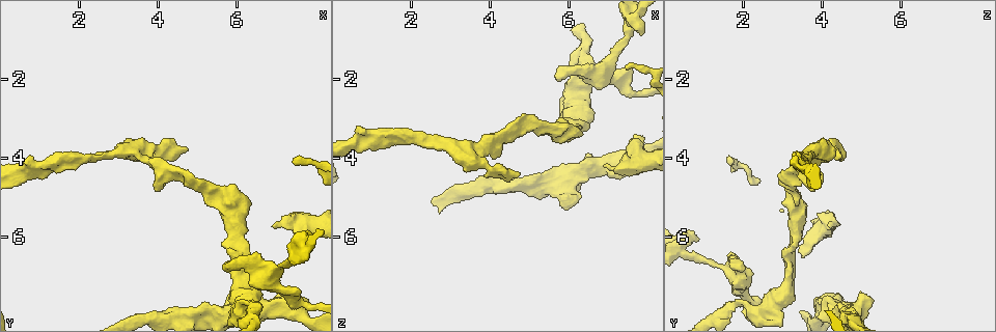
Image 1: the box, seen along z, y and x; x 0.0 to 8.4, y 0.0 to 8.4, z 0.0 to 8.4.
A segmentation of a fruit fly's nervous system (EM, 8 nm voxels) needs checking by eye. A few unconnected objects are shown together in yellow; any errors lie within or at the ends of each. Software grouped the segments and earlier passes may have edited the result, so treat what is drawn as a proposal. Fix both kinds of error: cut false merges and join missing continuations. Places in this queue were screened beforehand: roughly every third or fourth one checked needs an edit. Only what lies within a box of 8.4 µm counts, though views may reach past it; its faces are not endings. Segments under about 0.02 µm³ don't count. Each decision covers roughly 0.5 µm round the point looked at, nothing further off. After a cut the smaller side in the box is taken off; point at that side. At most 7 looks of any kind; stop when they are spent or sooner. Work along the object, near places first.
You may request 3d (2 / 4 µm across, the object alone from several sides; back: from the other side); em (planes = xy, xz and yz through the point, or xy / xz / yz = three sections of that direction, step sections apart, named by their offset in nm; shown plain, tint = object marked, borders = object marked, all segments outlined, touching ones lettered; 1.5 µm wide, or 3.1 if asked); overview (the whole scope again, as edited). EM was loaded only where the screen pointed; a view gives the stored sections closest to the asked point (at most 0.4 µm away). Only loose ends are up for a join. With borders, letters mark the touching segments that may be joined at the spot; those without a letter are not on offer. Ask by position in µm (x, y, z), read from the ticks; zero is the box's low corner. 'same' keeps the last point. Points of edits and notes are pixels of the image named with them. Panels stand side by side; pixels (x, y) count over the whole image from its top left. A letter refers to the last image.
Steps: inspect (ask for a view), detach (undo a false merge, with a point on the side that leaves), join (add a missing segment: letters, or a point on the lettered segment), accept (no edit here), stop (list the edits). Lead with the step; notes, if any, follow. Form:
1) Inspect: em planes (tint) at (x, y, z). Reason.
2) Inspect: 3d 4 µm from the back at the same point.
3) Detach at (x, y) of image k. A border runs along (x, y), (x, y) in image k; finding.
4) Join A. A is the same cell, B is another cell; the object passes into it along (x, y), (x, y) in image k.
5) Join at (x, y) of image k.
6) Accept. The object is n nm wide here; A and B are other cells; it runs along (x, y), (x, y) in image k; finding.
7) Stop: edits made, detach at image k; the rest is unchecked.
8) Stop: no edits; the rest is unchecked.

Inspect: 3d 4 µm at (3.95, 4.85, 3.85). Free end.

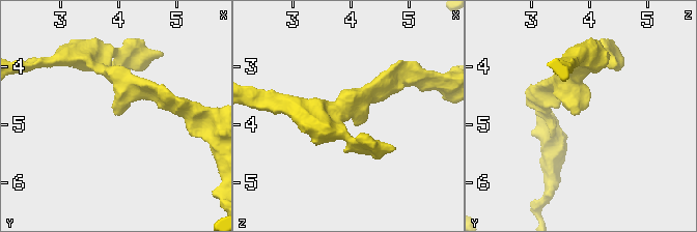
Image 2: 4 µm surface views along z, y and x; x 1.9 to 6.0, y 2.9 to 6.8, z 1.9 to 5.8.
Inspect: em planes (borders) at (3.95, 4.85, 3.85). Now the EM.

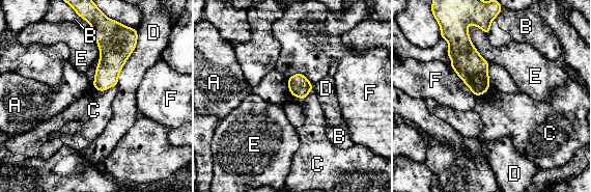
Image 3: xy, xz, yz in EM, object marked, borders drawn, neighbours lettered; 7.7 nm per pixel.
Accept. The object is 150 nm wide here; A, B, C, D, E and F are other cells; a border runs along (312, 88), (305, 98), (290, 94) in image 3; none of them fits.

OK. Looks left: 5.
Inspect: 3d 4 µm at (6.25, 7.55, 5.05). An open end.

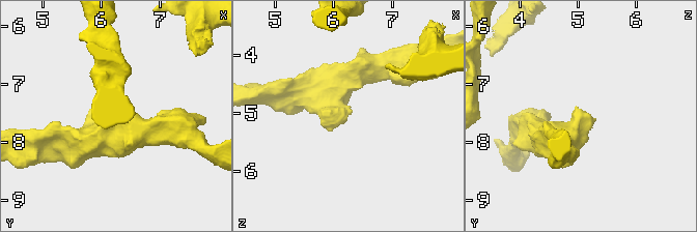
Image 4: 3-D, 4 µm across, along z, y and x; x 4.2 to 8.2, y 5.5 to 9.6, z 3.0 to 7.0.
Inspect: em xy step 8 (tint) at (6.30, 7.60, 5.05).

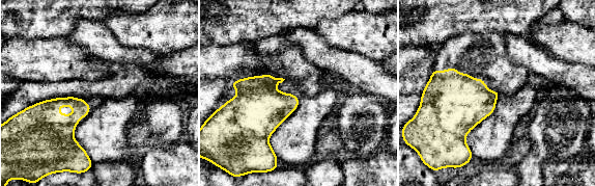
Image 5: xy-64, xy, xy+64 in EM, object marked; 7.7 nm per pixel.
Inspect: em planes (borders) at the same point.

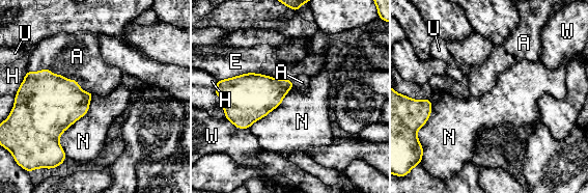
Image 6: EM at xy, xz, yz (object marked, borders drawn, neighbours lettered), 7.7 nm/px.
Join A. The longest contact is with A, 550 nm; A is the same cell, E, H, N, U and W are other cells; the object passes into it along (48, 104), (63, 76), (77, 56) in image 6; it goes on there.

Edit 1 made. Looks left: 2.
Inspect: overview. Redraw.

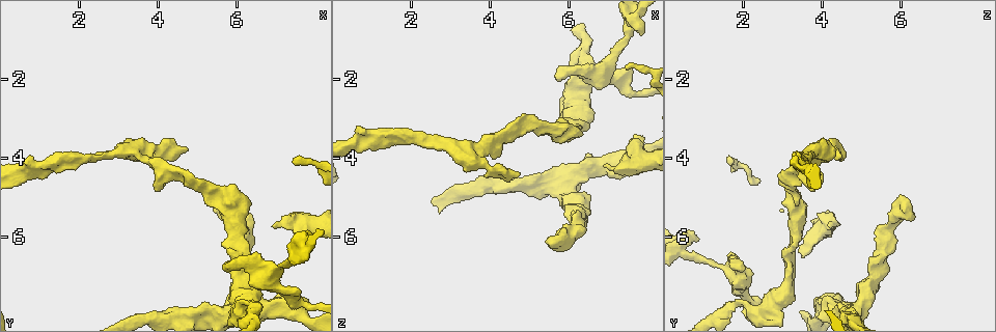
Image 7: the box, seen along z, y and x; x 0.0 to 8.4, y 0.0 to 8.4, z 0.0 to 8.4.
Inspect: em planes (borders) at (5.65, 6.85, 2.00). An open end.

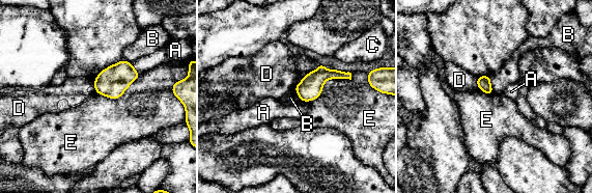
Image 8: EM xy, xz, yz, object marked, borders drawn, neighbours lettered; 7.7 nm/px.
Accept. A, B, C, D and E are other cells; a border runs along (350, 79), (328, 79), (304, 102) in image 8; none of them fits.

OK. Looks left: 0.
Stop: edits made, join at image 6; the rest is unchecked.

